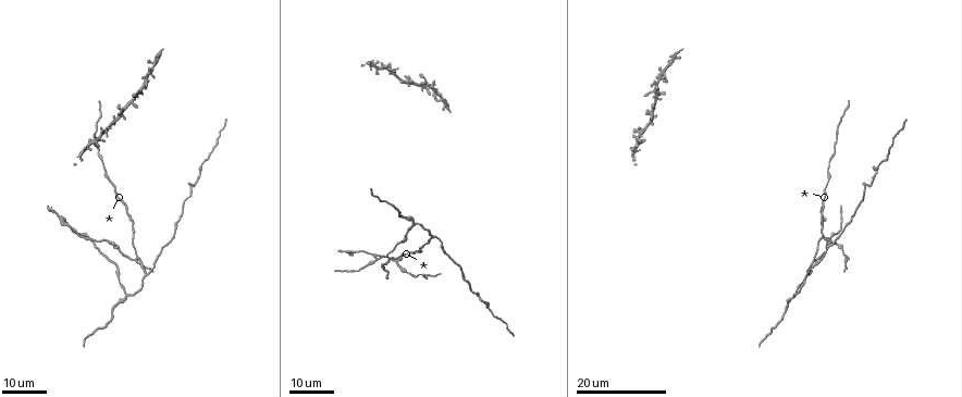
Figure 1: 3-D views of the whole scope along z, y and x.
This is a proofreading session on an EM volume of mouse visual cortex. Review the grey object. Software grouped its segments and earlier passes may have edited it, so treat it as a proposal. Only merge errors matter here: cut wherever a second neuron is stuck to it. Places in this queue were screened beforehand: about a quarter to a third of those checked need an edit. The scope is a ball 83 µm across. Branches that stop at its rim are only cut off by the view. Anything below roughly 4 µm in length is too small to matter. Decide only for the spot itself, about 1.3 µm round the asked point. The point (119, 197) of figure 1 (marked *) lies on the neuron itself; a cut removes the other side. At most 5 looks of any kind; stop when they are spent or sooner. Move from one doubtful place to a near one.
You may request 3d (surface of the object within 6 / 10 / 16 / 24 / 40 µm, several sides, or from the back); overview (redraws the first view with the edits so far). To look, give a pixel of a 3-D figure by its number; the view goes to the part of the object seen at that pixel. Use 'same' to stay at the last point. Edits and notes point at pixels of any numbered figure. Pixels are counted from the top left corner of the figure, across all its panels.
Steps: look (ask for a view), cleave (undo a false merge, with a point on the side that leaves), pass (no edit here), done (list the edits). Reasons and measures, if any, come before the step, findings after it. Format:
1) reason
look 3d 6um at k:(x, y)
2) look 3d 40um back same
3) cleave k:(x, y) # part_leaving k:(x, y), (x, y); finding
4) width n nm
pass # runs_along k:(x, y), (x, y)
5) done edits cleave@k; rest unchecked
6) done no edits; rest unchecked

look 3d 24um at 1:(415, 222)

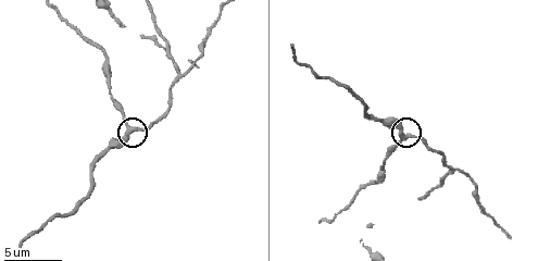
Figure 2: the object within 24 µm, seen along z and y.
closer look
look 3d 10um at 2:(130, 129)

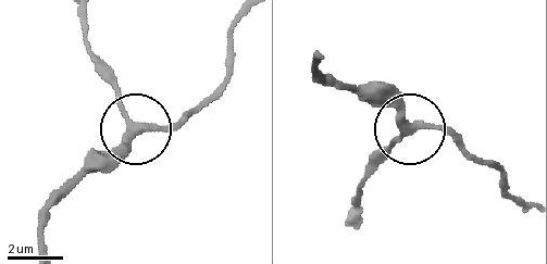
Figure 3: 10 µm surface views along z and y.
width 270 nm
pass # runs_along 3:(241, 16), (223, 79), (181, 116), (134, 130), (99, 168); all the same neuron

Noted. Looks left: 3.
two arms in line, one across
look 3d 16um at 2:(456, 167)

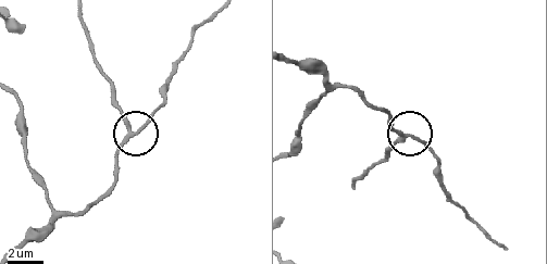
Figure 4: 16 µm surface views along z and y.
arms 3
pass # runs_along 4:(82, 17), (97, 70), (129, 130), (138, 130), (163, 107); one neuron here

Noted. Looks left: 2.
done no edits; rest unchecked

